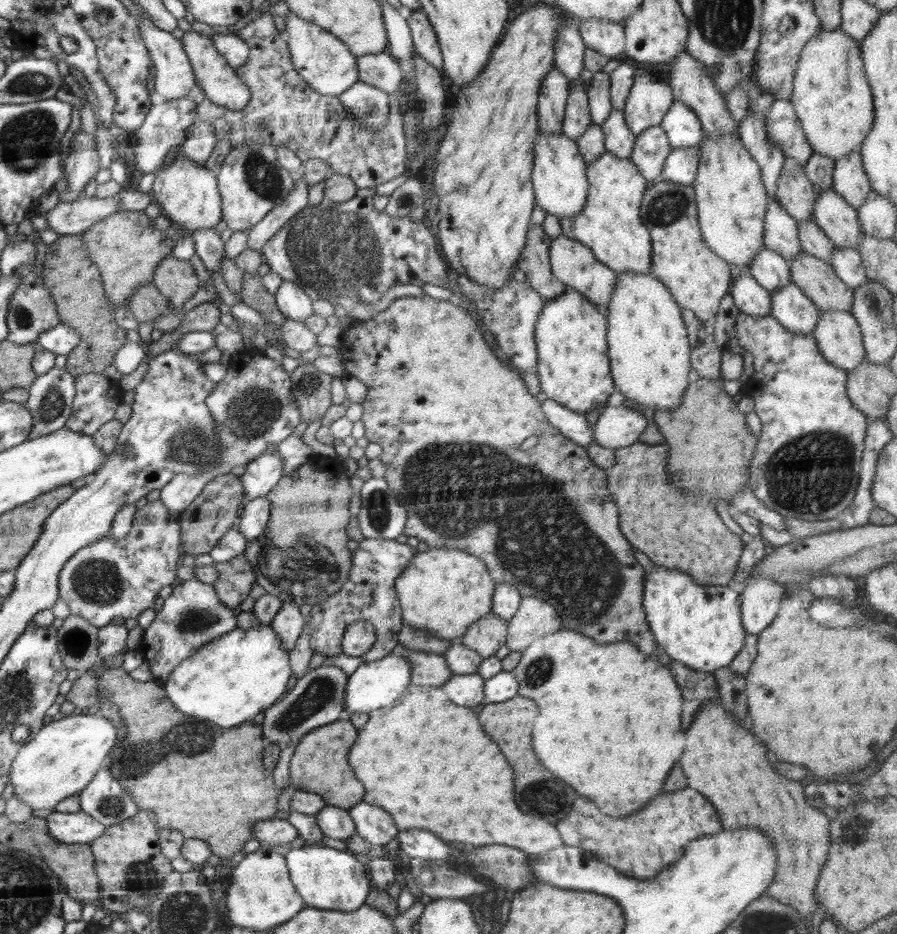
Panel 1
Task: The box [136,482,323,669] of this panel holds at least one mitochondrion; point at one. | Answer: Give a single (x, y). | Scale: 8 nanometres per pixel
(193, 620)

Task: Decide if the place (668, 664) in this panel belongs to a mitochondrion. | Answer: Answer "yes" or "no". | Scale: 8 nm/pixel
no

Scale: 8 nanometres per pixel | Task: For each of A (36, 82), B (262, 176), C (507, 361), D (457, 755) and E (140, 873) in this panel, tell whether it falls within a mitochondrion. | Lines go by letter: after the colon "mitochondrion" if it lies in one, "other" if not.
A: mitochondrion
B: mitochondrion
C: other
D: other
E: mitochondrion

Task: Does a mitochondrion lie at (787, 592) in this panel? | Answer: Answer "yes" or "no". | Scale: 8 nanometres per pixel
no

